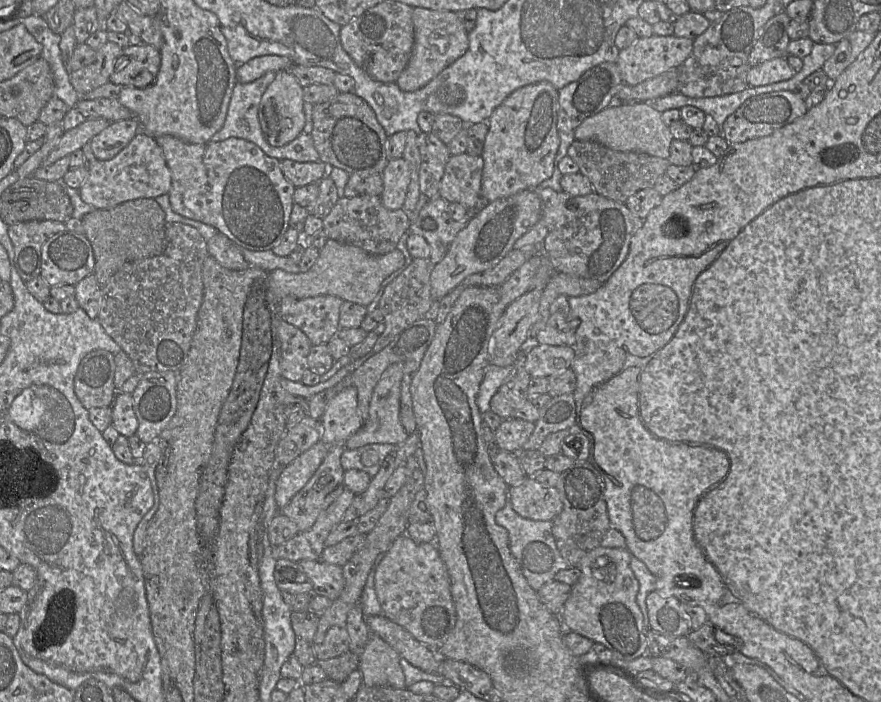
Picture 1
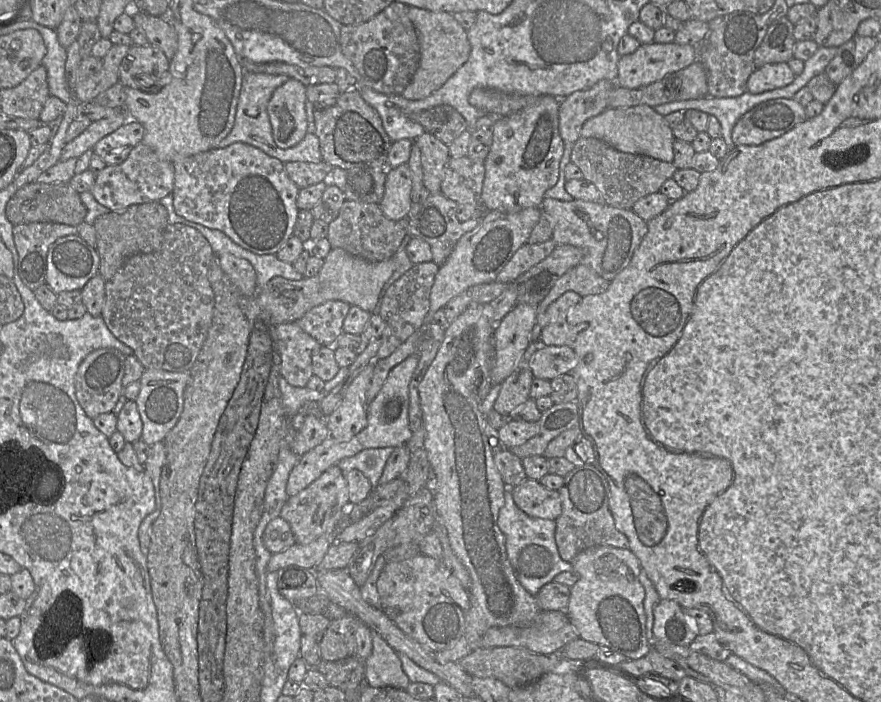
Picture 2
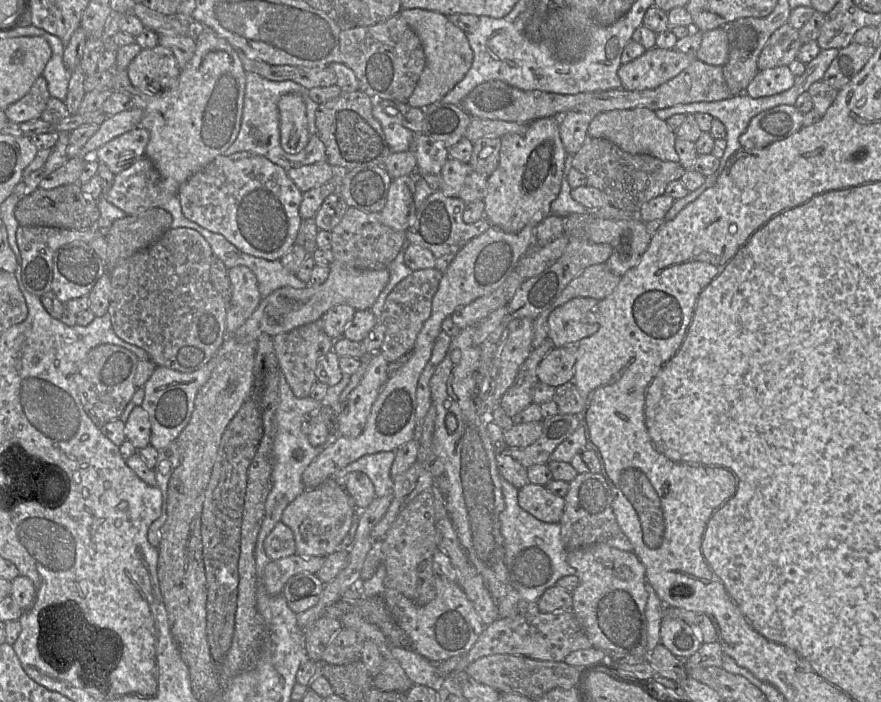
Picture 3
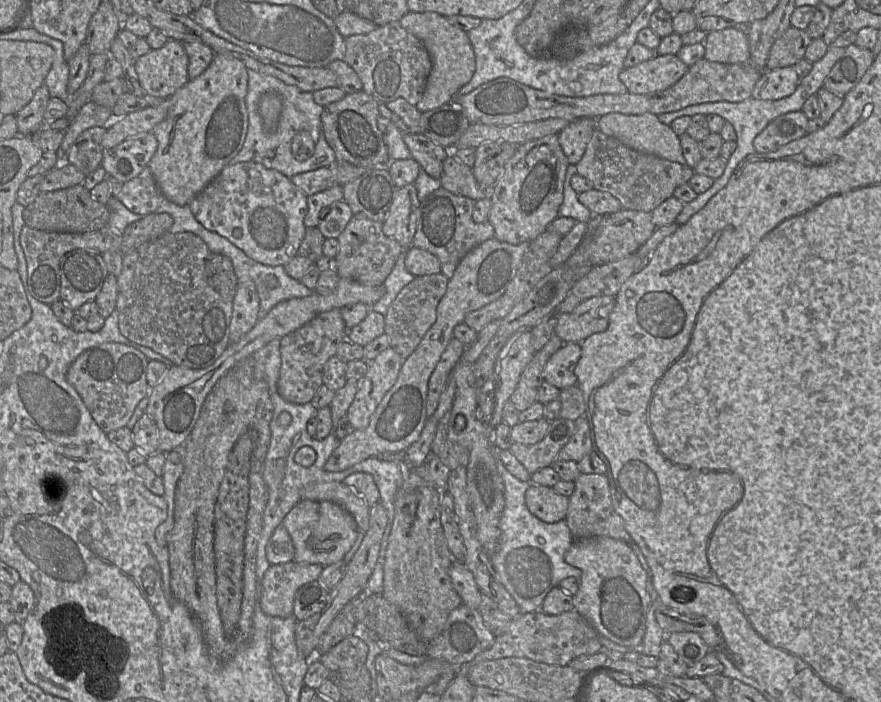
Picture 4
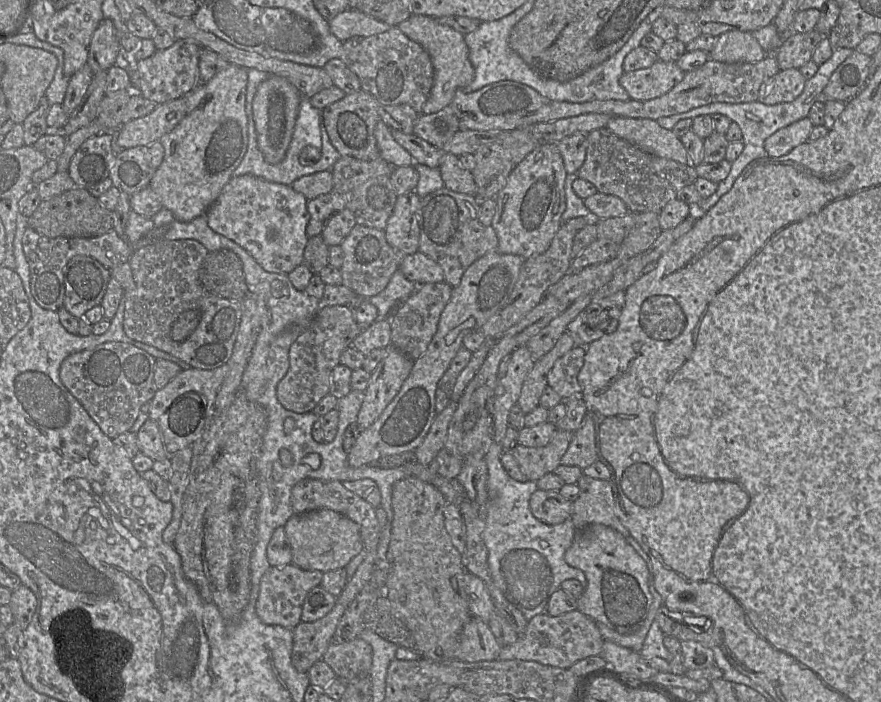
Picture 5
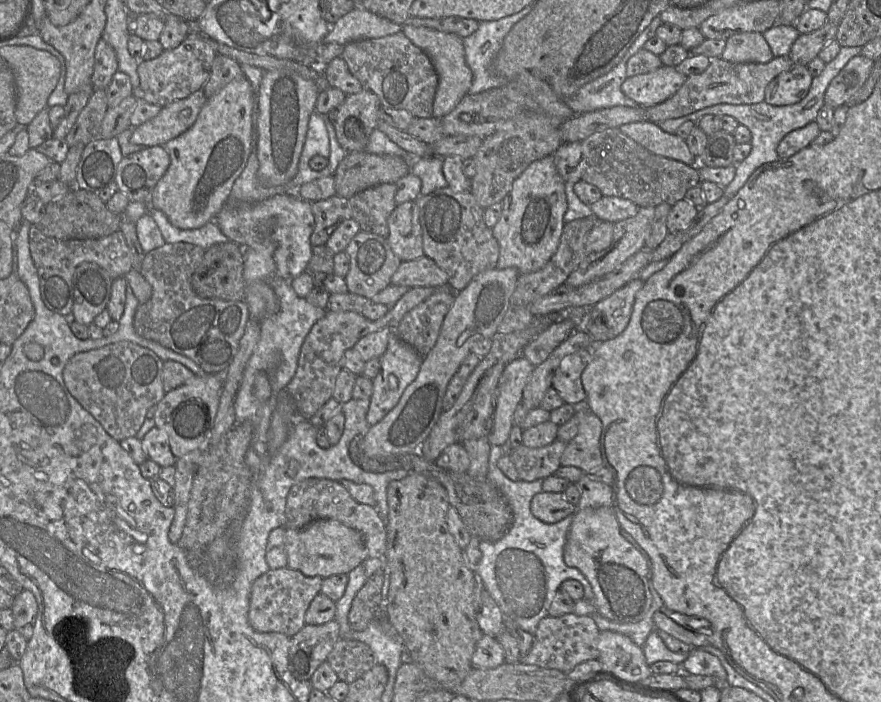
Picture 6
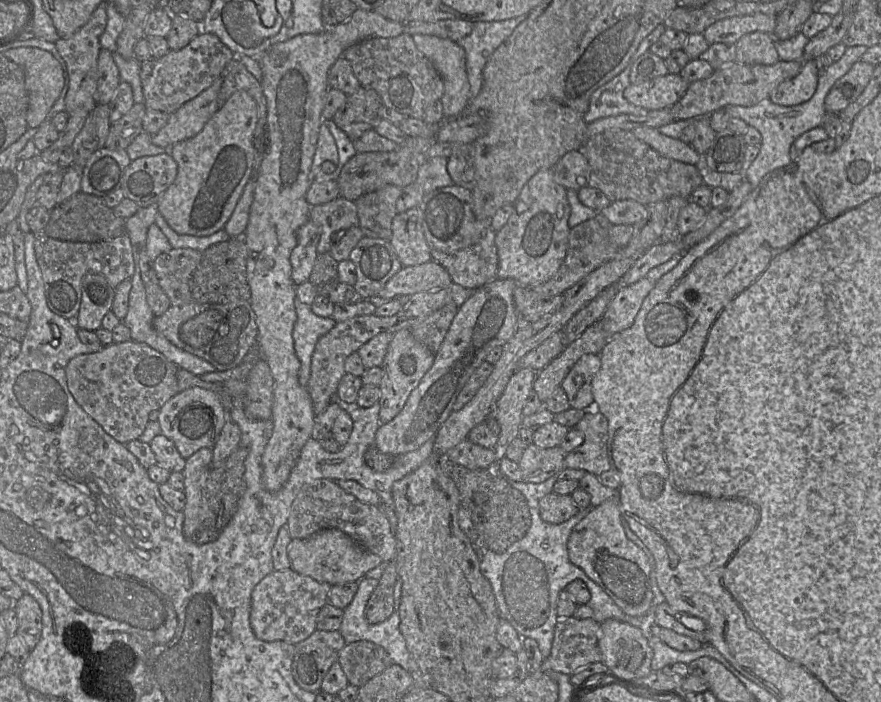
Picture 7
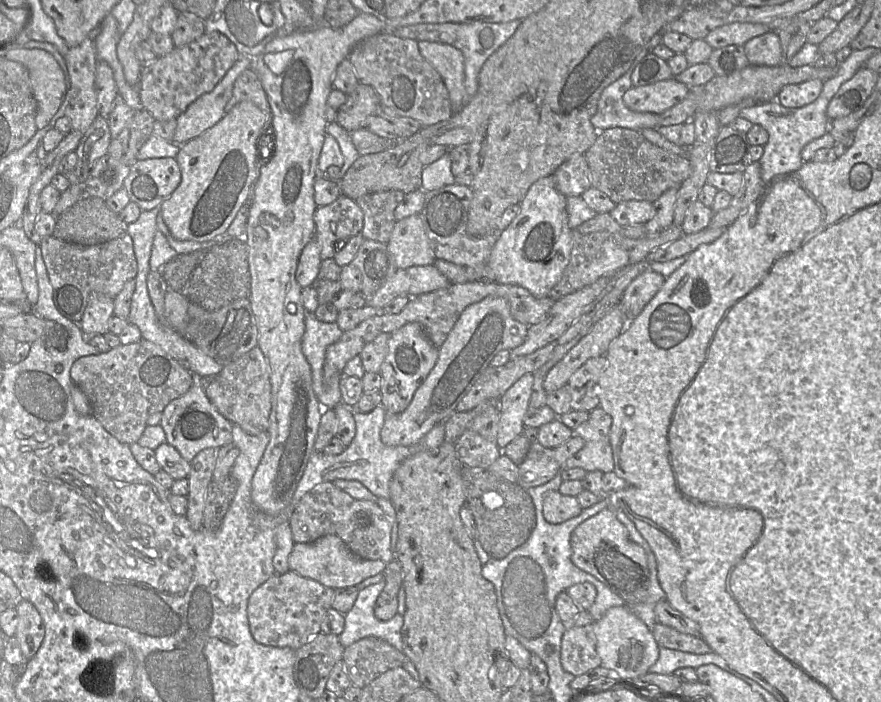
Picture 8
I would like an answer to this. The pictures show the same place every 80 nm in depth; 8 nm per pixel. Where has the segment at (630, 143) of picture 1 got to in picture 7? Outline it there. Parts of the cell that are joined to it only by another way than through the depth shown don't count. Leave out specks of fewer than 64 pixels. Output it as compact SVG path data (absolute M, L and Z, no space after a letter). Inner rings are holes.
M636 127L631 132L640 141L644 142L660 155L683 163L696 165L703 169L702 157L694 148L681 141L662 134L652 127Z

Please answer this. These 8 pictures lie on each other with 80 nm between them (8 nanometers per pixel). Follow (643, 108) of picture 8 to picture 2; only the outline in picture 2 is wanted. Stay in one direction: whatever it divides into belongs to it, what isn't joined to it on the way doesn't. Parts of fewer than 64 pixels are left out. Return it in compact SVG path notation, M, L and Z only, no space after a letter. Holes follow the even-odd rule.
M672 43L640 44L631 54L620 56L616 85L634 89L649 85L697 61L697 48Z

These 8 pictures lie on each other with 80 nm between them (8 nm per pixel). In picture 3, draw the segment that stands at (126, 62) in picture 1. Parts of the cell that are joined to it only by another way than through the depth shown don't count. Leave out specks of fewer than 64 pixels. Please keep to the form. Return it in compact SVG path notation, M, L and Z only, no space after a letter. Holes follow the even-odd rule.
M159 44L142 49L126 70L133 86L148 94L161 94L172 89L181 73L172 50Z

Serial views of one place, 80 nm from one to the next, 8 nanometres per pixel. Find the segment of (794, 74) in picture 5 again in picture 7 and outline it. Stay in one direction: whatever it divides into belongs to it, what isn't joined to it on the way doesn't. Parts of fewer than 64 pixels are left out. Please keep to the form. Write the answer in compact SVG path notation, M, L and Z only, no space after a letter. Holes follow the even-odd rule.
M814 60L803 61L800 73L778 85L769 100L782 106L795 106L812 98L818 84L819 72Z

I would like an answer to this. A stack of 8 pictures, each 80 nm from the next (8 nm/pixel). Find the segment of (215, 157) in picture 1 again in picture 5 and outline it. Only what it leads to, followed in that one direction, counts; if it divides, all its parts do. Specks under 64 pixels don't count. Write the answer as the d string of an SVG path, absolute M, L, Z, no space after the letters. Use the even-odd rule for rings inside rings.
M245 174L233 176L218 198L208 208L205 217L209 227L244 248L266 271L289 274L304 262L304 249L308 241L306 228L310 219L308 199L291 185L270 182Z

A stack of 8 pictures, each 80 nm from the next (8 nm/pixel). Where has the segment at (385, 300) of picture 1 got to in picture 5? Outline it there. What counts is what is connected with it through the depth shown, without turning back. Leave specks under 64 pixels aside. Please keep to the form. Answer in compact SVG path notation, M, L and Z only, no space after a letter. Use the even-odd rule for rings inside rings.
M445 281L418 285L413 293L385 318L391 328L392 346L413 360L421 357L437 331L441 313L451 298L451 292L452 287Z

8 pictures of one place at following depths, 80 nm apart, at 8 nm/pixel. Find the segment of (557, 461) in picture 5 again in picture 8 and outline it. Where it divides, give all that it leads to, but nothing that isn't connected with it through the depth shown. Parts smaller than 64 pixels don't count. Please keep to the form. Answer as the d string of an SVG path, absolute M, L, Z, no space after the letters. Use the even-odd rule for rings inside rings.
M533 442L519 465L518 485L525 490L541 486L560 474L561 470L555 457L555 449Z

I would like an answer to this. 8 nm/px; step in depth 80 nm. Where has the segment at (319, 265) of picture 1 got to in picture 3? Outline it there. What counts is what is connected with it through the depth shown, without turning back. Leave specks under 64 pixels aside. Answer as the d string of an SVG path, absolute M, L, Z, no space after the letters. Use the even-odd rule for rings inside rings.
M334 260L329 265L327 280L319 285L309 285L303 289L290 286L281 287L262 299L247 321L234 333L239 343L248 343L262 334L274 337L299 326L315 322L334 306L347 304L356 310L369 310L389 281L389 270L357 270Z

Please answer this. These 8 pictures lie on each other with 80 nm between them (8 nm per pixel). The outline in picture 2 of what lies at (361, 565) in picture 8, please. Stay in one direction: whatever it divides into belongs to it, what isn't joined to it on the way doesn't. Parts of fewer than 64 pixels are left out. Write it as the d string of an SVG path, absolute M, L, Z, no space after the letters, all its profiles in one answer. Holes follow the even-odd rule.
M333 465L306 489L289 497L282 507L280 517L289 523L296 543L309 544L321 535L334 531L349 506L345 473L338 465Z

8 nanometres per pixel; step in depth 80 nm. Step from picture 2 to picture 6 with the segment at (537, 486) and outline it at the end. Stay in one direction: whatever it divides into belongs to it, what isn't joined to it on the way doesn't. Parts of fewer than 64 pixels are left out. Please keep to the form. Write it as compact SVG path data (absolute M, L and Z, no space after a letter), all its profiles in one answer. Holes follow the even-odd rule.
M540 492L531 501L531 512L541 522L556 524L569 515L573 515L577 507L567 501L564 493Z

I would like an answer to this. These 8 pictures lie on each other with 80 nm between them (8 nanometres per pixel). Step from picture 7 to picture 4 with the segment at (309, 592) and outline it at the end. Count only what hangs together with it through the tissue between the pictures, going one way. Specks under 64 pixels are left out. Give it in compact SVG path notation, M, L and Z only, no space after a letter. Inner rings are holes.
M291 560L270 565L259 585L259 603L262 611L272 617L293 615L296 591L303 585L318 580L323 566Z

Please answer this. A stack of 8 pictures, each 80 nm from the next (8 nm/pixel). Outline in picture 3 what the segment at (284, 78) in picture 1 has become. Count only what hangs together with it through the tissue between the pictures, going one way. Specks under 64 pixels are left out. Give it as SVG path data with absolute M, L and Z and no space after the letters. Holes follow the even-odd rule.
M295 93L281 96L278 101L278 111L281 147L289 154L301 152L311 136L303 98Z

